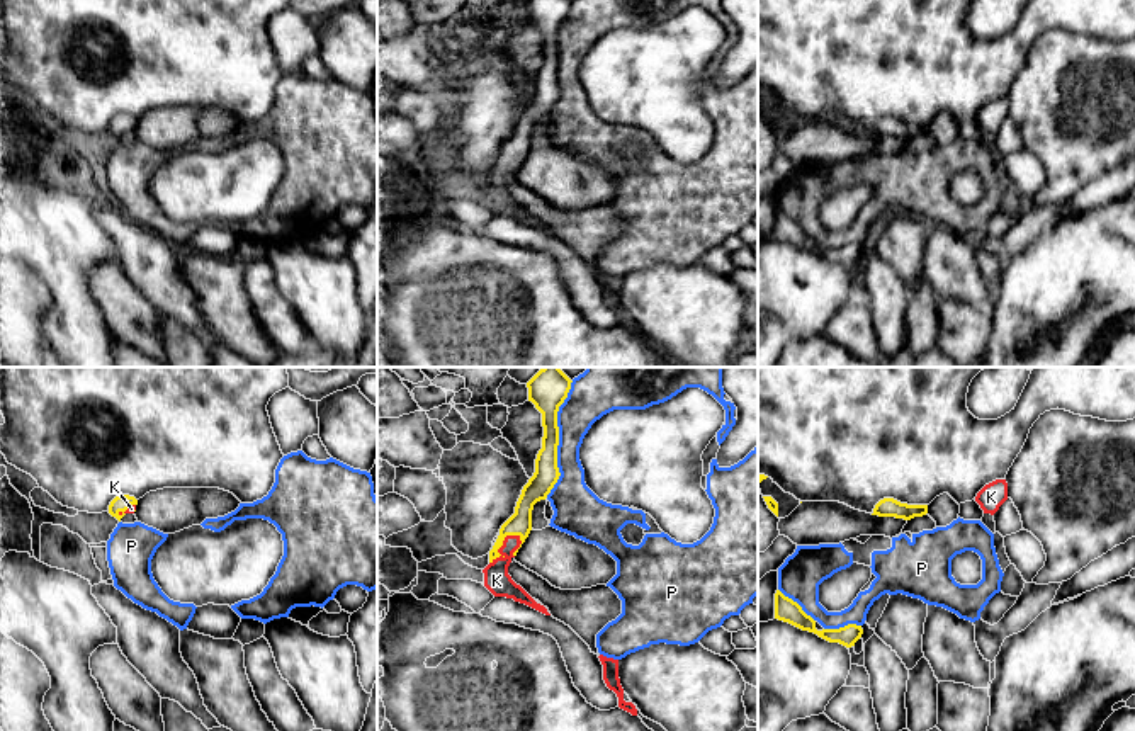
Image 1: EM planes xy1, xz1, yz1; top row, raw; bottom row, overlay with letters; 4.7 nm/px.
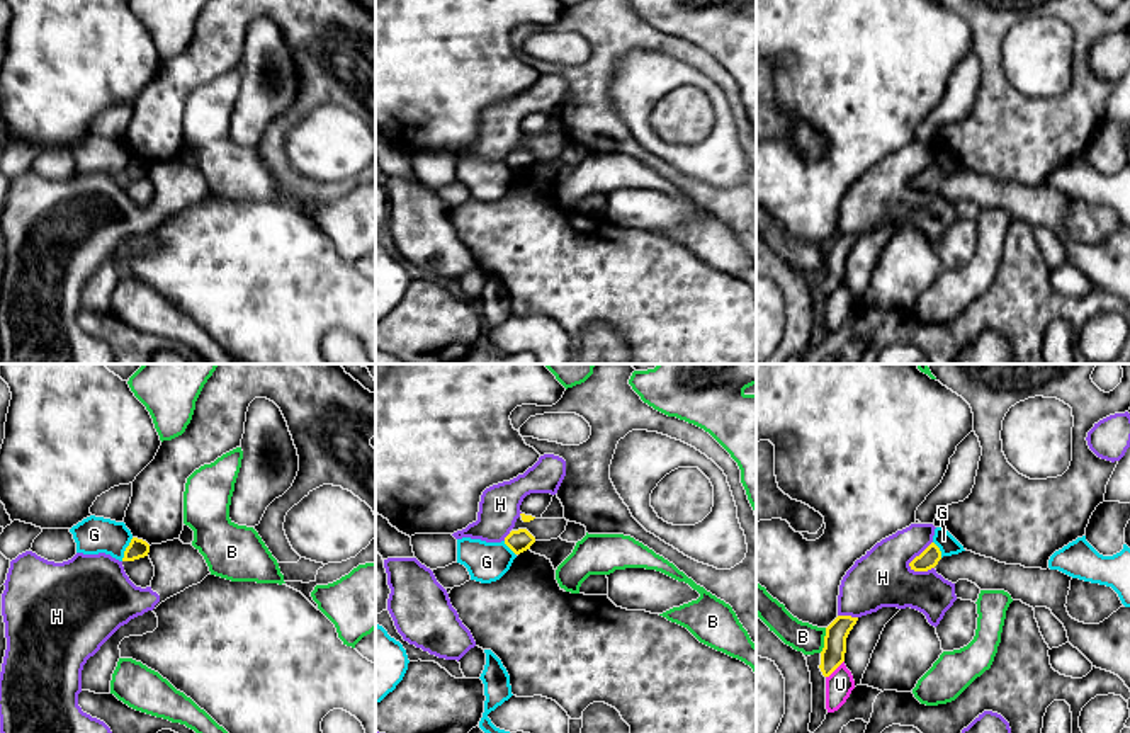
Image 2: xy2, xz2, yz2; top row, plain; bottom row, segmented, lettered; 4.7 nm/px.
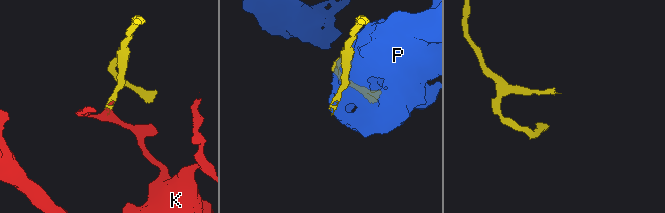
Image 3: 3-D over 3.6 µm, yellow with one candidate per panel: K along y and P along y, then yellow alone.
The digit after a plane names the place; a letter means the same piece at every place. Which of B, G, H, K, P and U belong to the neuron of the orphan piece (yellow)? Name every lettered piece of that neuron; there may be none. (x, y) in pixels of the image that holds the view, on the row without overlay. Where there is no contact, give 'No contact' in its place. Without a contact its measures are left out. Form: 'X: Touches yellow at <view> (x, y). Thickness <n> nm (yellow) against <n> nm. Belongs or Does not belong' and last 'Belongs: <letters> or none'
B: Touches yellow at yz2 (824, 259). Thickness 110 nm (yellow) against 140 nm. Does not belong
G: Touches yellow at xy2 (126, 169). Thickness 90 nm (yellow) against 180 nm. Does not belong
H: Touches yellow at yz2 (916, 176). Thickness 90 nm (yellow) against 280 nm. Does not belong
K: Touches yellow at xz1 (502, 164). Thickness 110 nm (yellow) against 120 nm. Belongs
P: Touches yellow at xz1 (558, 58). Thickness 150 nm (yellow) against 200 nm. Does not belong
U: Touches yellow at yz2 (835, 288). Thickness 110 nm (yellow) against 130 nm. Does not belong
Belongs: K

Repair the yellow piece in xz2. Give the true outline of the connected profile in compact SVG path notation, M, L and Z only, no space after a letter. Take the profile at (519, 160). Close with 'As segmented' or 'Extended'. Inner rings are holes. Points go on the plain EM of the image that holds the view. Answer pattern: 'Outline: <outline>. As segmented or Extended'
Outline: M527 148L511 150L505 156L505 163L515 172L520 173L535 162L535 156Z. As segmented

